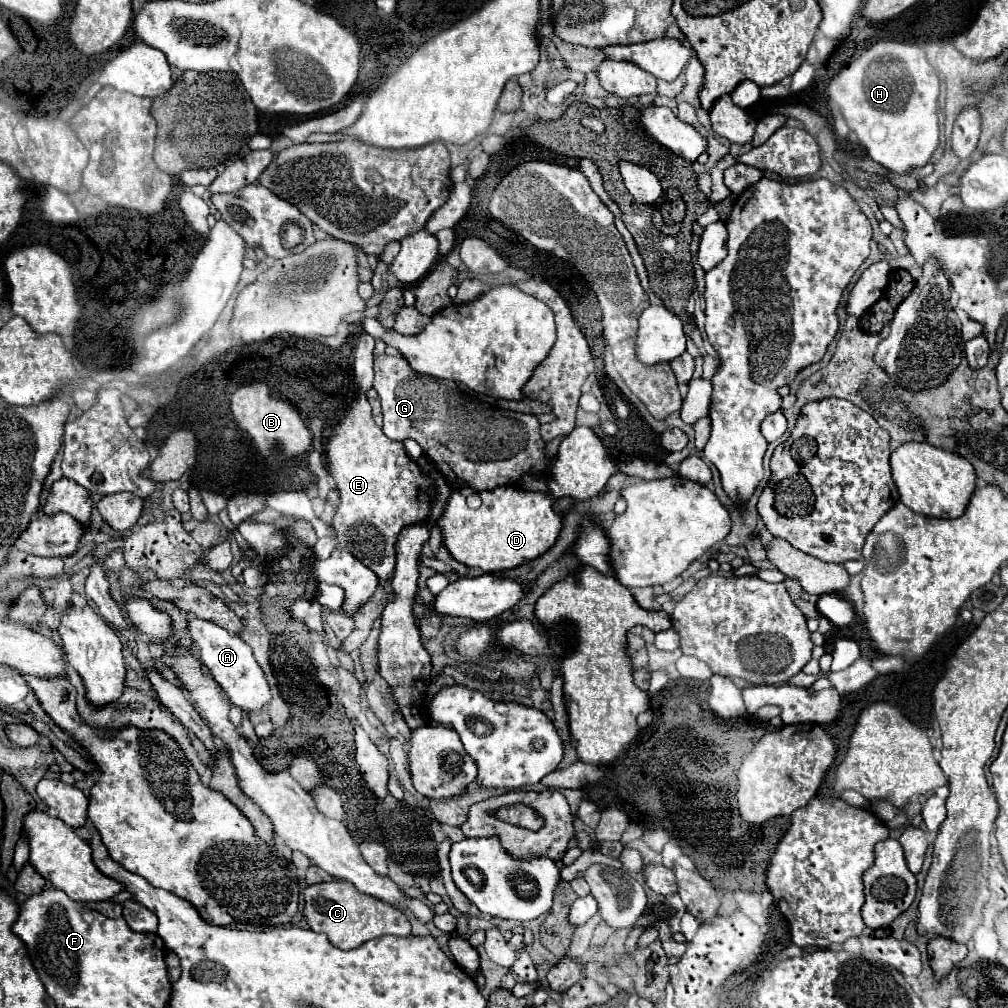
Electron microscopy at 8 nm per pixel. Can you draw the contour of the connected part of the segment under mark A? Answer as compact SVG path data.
M192 618L188 622L188 632L190 632L192 642L196 644L196 648L200 652L200 658L202 658L204 666L210 670L210 676L216 680L216 684L222 688L222 692L226 694L226 698L234 706L252 714L252 712L262 710L270 702L272 692L270 692L268 680L264 678L262 668L254 660L250 646L246 642L242 642L240 636L230 634L228 630L220 628L214 622L198 620L198 618Z

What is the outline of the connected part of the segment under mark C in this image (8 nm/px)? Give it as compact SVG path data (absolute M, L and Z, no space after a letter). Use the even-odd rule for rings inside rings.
M332 880L326 884L308 886L304 890L304 902L306 902L304 916L308 926L314 932L326 934L328 940L342 950L358 948L360 944L386 934L410 936L410 922L404 912L382 900L376 900L374 896L358 892L350 882L344 880Z

